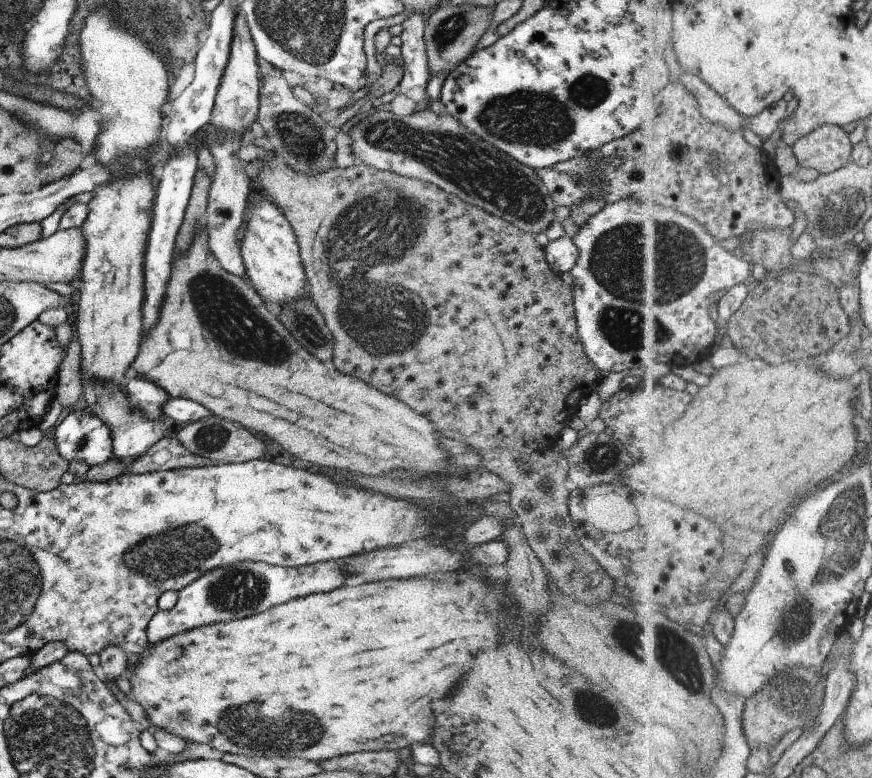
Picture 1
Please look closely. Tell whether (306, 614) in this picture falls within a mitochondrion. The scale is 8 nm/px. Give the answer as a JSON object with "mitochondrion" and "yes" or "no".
{"mitochondrion":"no"}

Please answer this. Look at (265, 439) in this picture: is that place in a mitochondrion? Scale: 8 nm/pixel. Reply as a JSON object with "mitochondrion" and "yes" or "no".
{"mitochondrion":"no"}

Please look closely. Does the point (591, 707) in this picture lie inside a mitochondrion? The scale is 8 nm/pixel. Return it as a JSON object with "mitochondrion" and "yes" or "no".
{"mitochondrion":"yes"}

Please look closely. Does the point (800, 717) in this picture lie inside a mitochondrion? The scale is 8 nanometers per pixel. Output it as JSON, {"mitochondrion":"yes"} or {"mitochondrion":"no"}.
{"mitochondrion":"yes"}

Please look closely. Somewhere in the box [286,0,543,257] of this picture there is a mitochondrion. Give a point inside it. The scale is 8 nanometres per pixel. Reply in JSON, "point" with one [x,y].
{"point":[446,33]}

